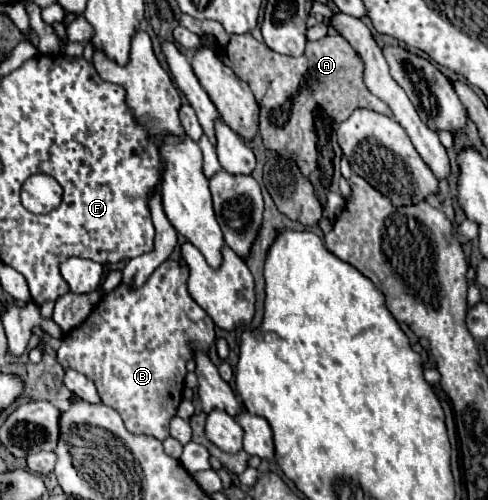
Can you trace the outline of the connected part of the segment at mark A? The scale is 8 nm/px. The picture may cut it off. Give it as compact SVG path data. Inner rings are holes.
M208 20L206 26L208 34L216 36L220 44L226 42L222 48L224 60L228 60L232 70L244 82L248 82L250 90L256 96L256 102L260 106L260 136L264 146L282 156L296 154L296 162L306 176L310 176L310 172L316 168L316 134L312 118L312 110L316 106L322 106L328 116L336 118L338 124L344 122L356 108L368 108L392 116L390 108L366 90L362 80L362 58L354 54L354 48L340 34L308 42L306 54L302 54L300 58L292 58L272 52L266 44L252 38L252 34L230 36L216 20ZM326 86L330 86L330 90L326 90ZM316 90L326 90L326 102L316 102L316 98L312 96L312 92Z

